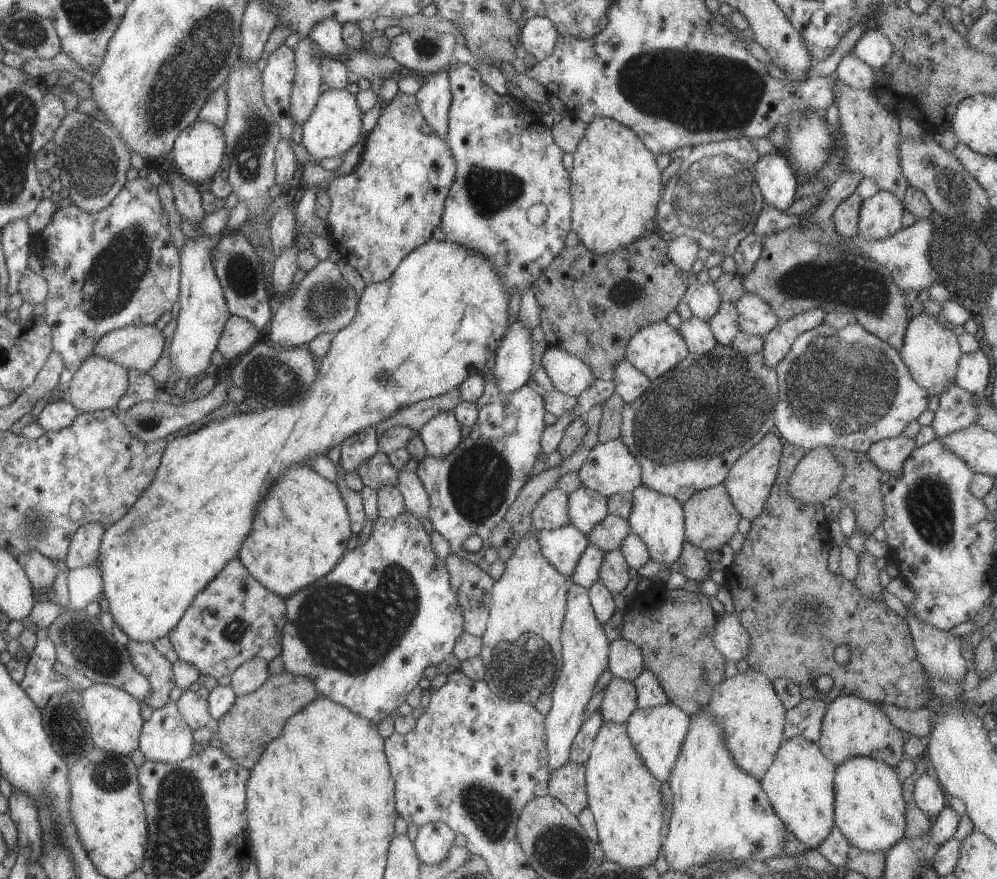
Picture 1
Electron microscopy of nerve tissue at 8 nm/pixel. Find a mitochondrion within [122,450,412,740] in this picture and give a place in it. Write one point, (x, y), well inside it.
(190, 495)

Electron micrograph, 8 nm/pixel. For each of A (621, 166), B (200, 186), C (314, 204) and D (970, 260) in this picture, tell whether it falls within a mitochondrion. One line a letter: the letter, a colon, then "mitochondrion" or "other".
A: other
B: other
C: other
D: mitochondrion

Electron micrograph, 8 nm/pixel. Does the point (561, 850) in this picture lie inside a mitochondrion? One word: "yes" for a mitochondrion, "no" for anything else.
yes

